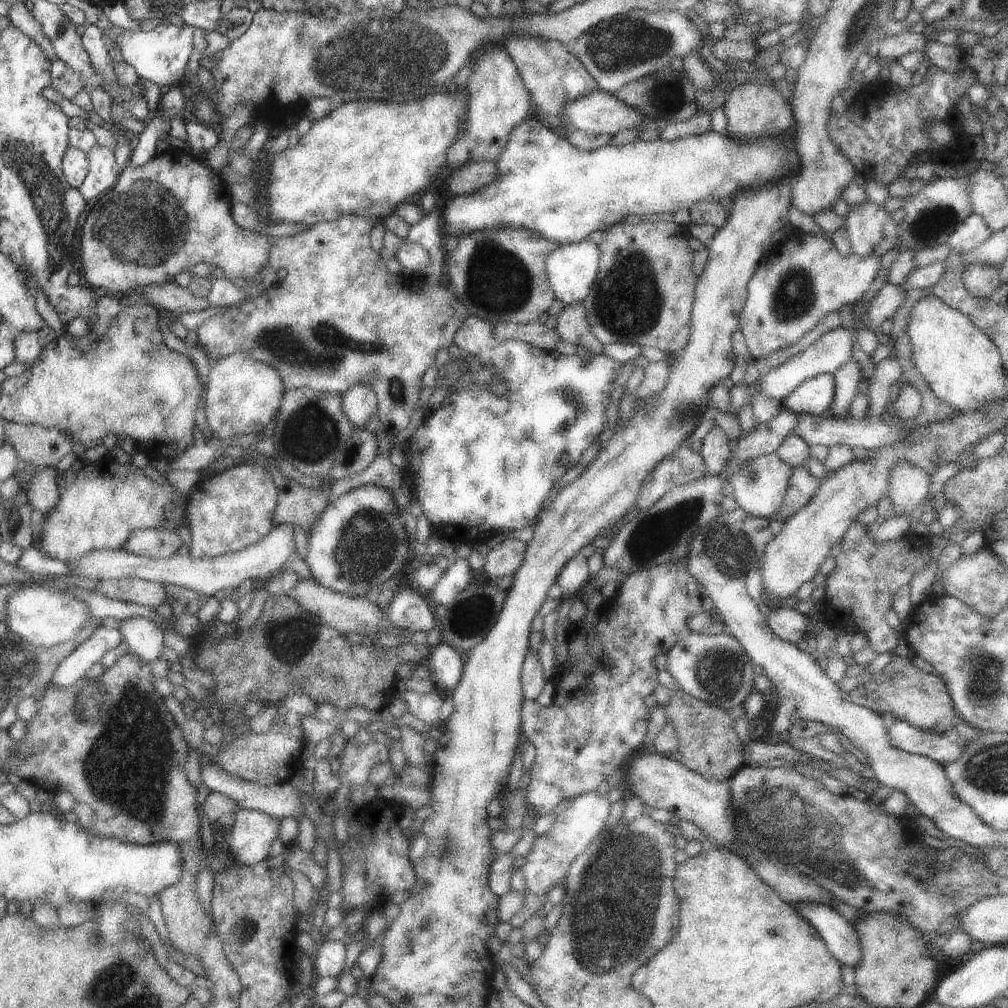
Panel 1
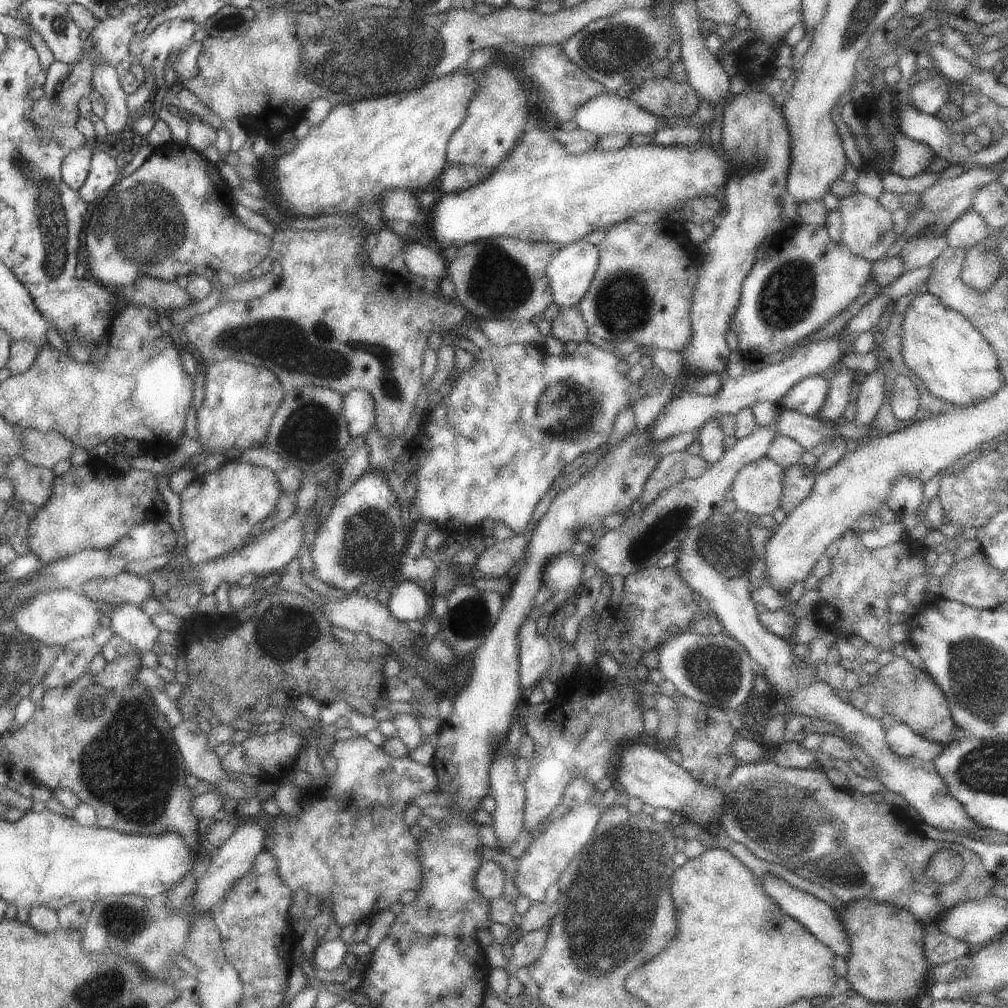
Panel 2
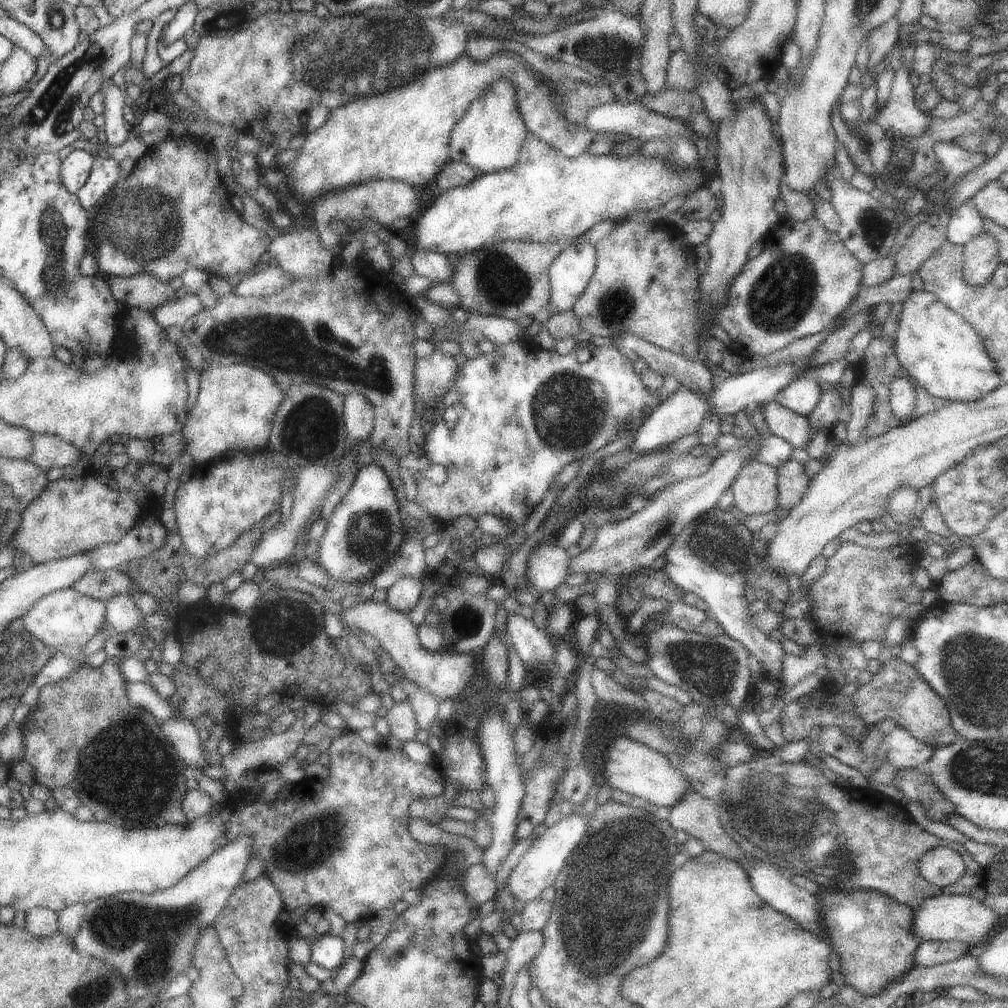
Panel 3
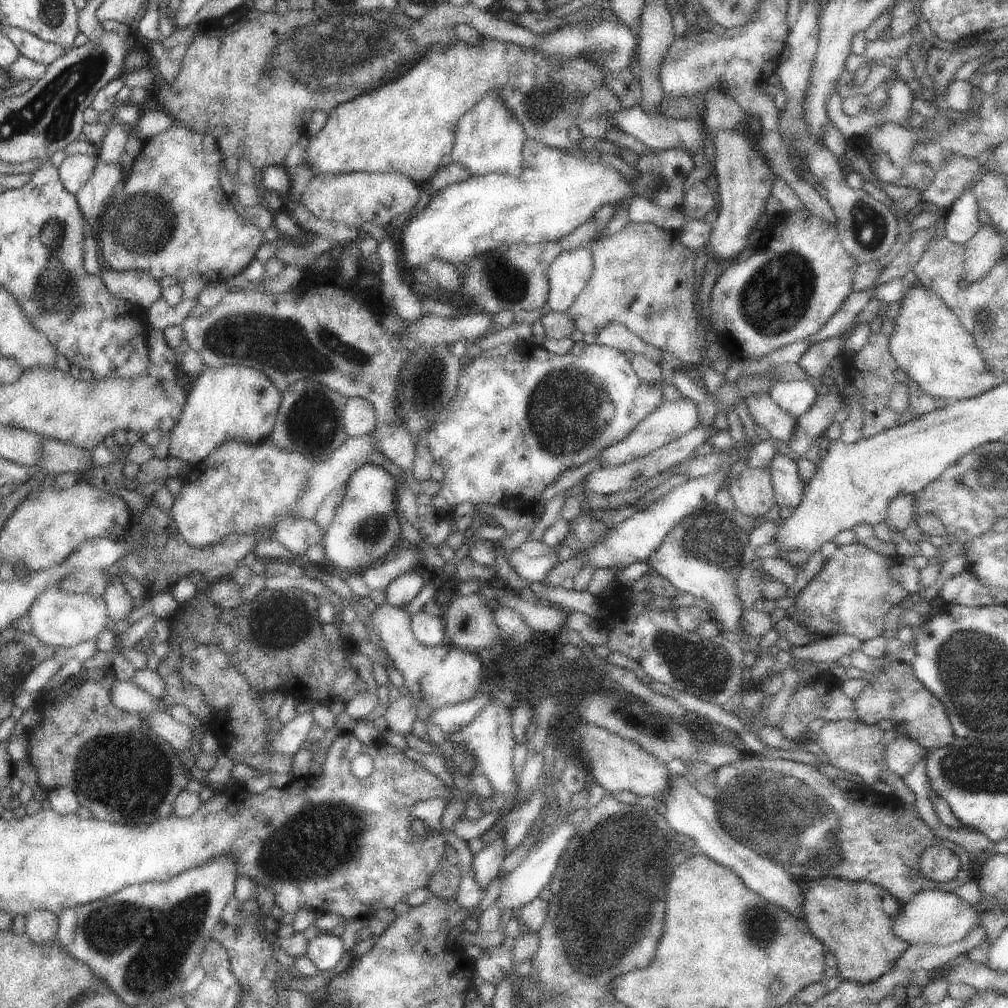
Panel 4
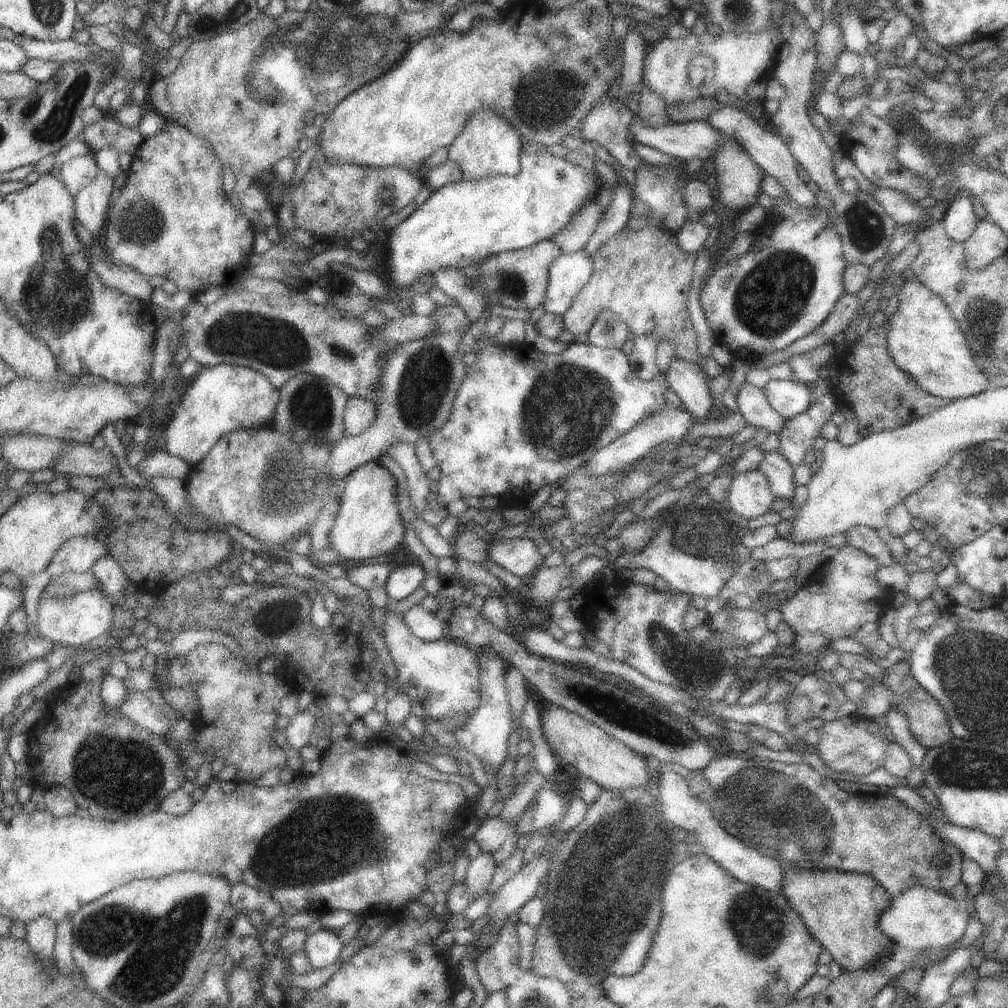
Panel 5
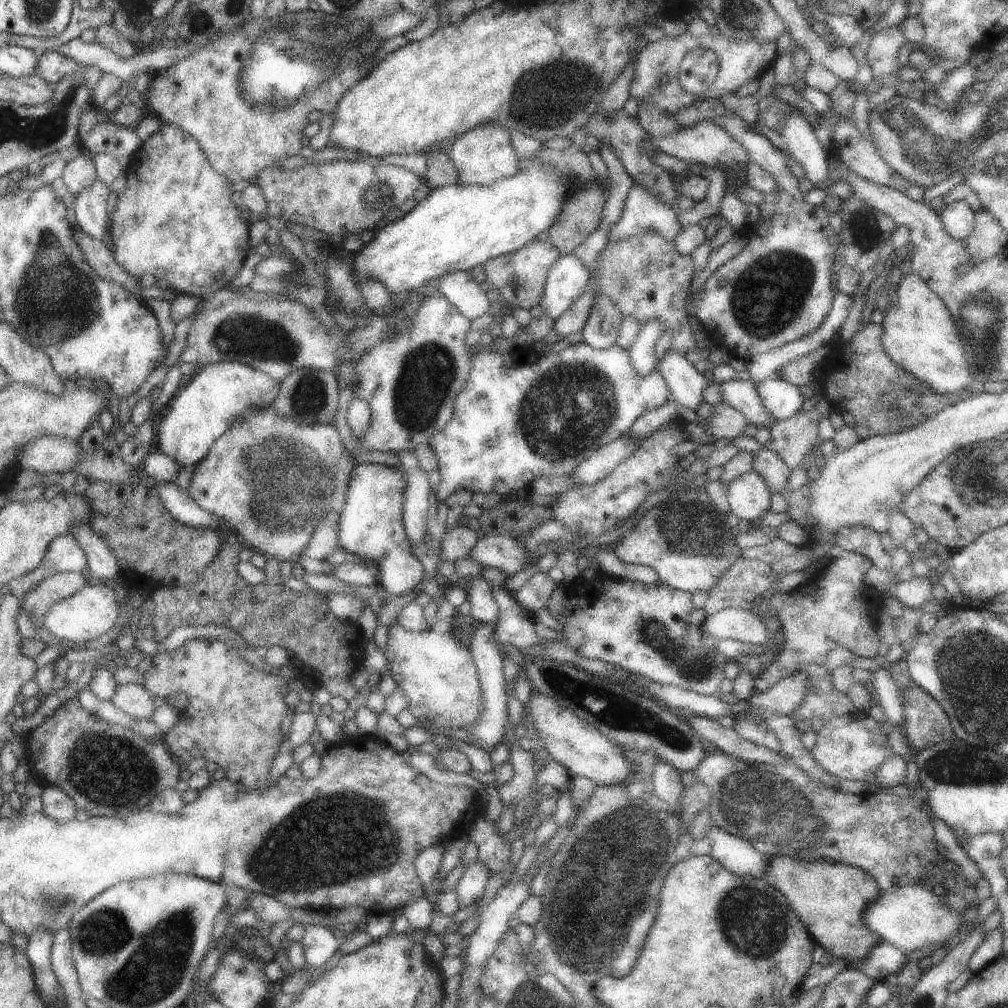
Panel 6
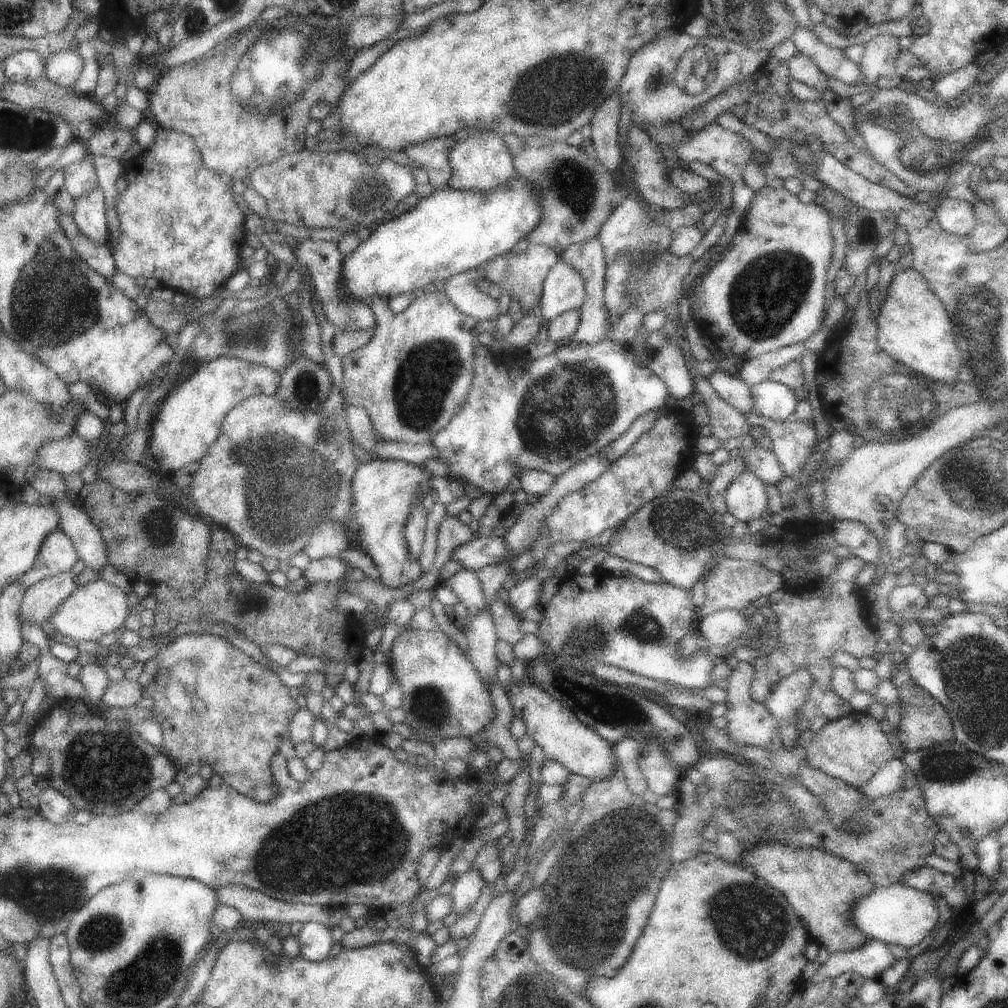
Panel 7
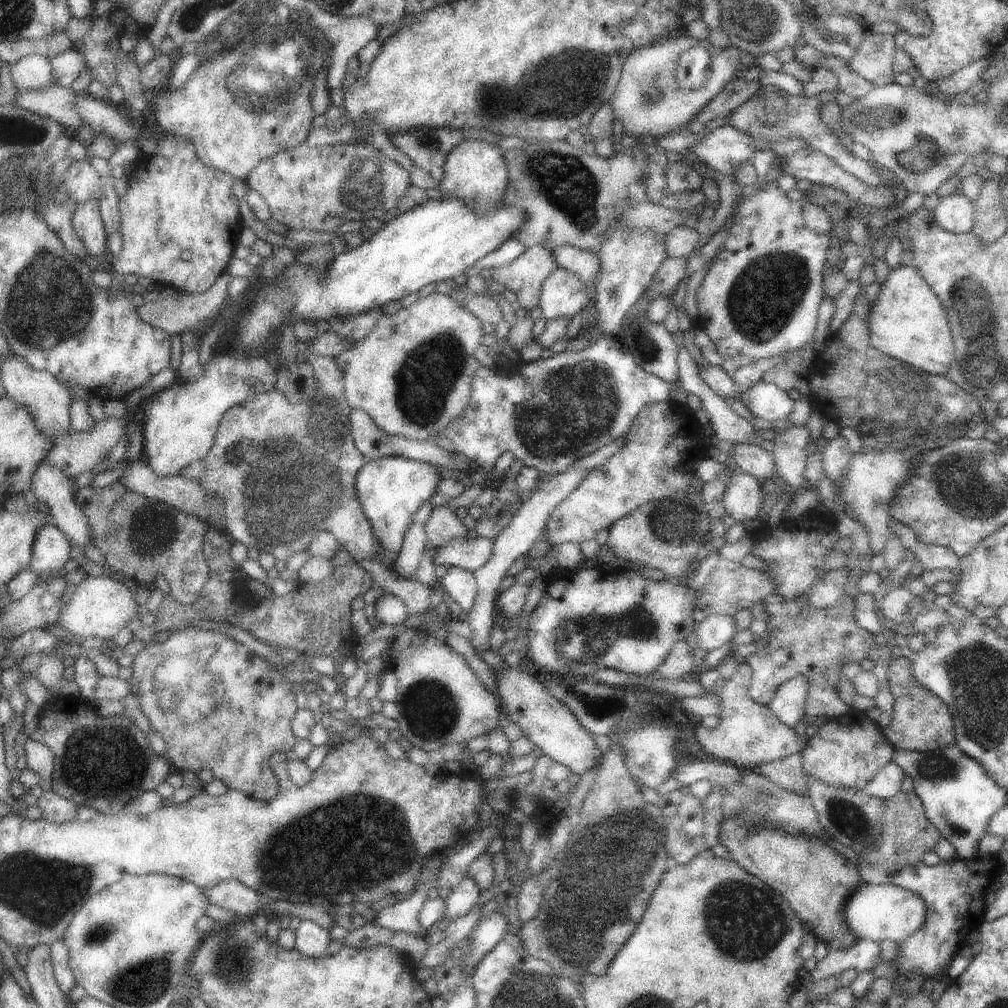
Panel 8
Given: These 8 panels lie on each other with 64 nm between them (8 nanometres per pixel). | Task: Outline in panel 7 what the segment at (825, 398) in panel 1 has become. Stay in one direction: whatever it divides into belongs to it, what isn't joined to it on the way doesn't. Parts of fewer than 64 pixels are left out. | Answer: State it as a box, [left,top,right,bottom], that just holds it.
[750,380,799,421]

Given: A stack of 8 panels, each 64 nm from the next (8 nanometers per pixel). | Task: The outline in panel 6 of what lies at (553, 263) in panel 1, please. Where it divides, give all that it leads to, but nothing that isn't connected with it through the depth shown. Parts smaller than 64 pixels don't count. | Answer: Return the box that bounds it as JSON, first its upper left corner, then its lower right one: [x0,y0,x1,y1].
[541,255,590,320]

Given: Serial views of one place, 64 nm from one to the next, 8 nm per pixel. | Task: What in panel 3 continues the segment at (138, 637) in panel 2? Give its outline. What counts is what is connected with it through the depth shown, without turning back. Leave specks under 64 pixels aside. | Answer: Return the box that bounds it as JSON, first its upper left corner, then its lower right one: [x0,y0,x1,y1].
[108,593,145,633]

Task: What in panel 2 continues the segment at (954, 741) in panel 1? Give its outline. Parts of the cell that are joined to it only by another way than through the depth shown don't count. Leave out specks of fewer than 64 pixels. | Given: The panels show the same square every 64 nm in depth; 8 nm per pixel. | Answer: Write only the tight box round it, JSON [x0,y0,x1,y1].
[882,718,946,762]

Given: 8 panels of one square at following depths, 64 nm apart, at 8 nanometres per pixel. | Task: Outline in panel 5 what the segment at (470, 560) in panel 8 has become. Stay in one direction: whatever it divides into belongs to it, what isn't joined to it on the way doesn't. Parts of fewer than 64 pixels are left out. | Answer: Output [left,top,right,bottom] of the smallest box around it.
[487,538,545,577]

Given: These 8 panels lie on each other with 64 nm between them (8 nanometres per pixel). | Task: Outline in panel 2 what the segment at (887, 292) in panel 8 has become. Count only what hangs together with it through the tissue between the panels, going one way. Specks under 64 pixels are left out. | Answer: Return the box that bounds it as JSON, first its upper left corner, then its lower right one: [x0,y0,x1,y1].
[901,294,1005,405]

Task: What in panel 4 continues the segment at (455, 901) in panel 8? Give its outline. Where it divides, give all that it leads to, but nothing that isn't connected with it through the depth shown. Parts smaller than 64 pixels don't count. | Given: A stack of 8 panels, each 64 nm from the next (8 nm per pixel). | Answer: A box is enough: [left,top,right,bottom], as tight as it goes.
[471,839,506,889]

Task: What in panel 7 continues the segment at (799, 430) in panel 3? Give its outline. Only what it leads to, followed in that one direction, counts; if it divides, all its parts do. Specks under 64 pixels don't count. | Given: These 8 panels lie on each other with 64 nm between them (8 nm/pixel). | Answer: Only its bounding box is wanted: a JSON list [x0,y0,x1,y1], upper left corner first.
[707,369,754,412]

